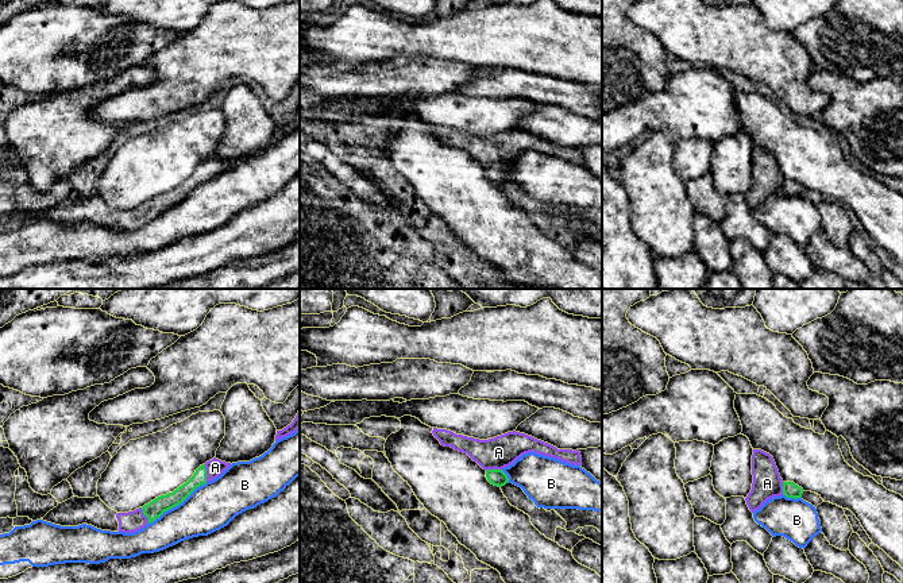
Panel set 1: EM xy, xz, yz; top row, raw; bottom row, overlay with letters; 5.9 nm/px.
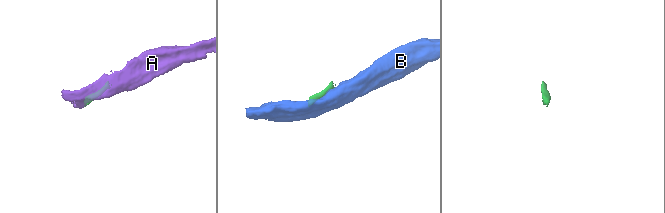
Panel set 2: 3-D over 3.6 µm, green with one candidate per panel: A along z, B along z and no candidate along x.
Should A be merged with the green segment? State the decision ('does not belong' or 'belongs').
belongs

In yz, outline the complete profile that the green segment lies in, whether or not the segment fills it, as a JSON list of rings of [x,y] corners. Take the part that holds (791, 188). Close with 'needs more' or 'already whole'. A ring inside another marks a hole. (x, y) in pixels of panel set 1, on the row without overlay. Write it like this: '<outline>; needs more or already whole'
[[[753,147],[752,173],[752,188],[745,196],[752,211],[773,194],[802,196],[803,186],[794,179],[784,179],[773,155],[761,147]]]; needs more

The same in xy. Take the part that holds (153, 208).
[[[216,155],[200,163],[193,174],[173,190],[161,193],[150,201],[128,211],[117,211],[109,206],[100,194],[78,196],[58,201],[43,219],[61,224],[92,223],[101,228],[134,231],[154,220],[165,209],[182,201],[197,185],[220,174],[231,161]]]; needs more

